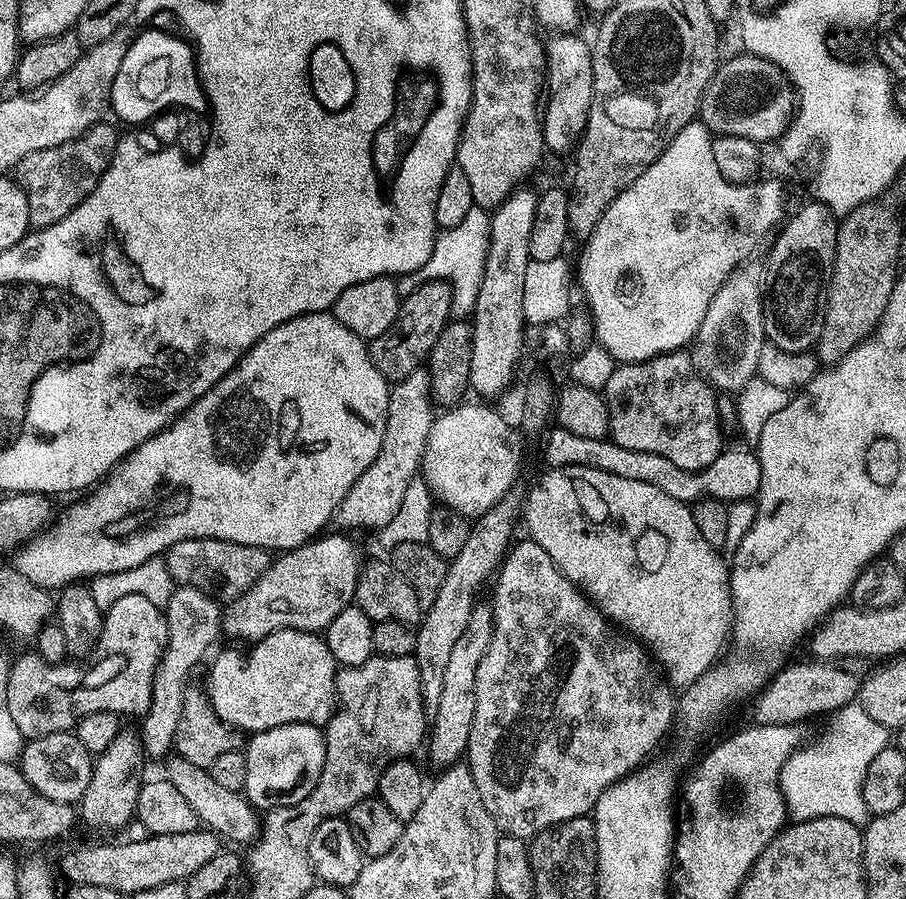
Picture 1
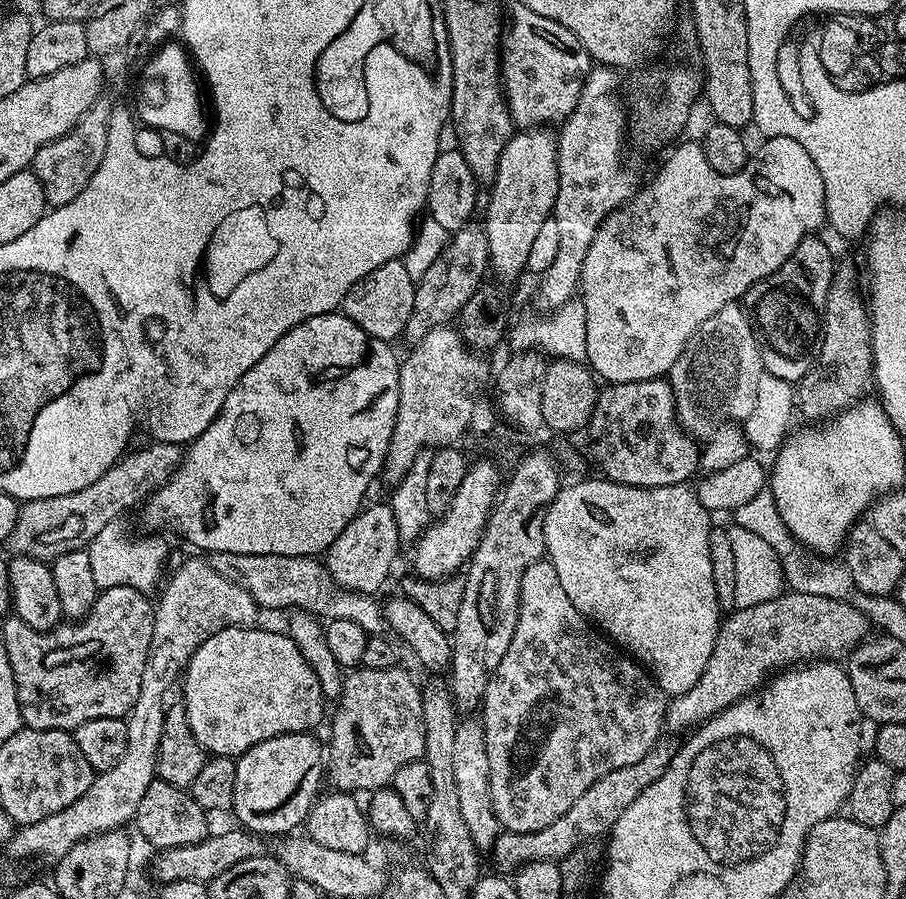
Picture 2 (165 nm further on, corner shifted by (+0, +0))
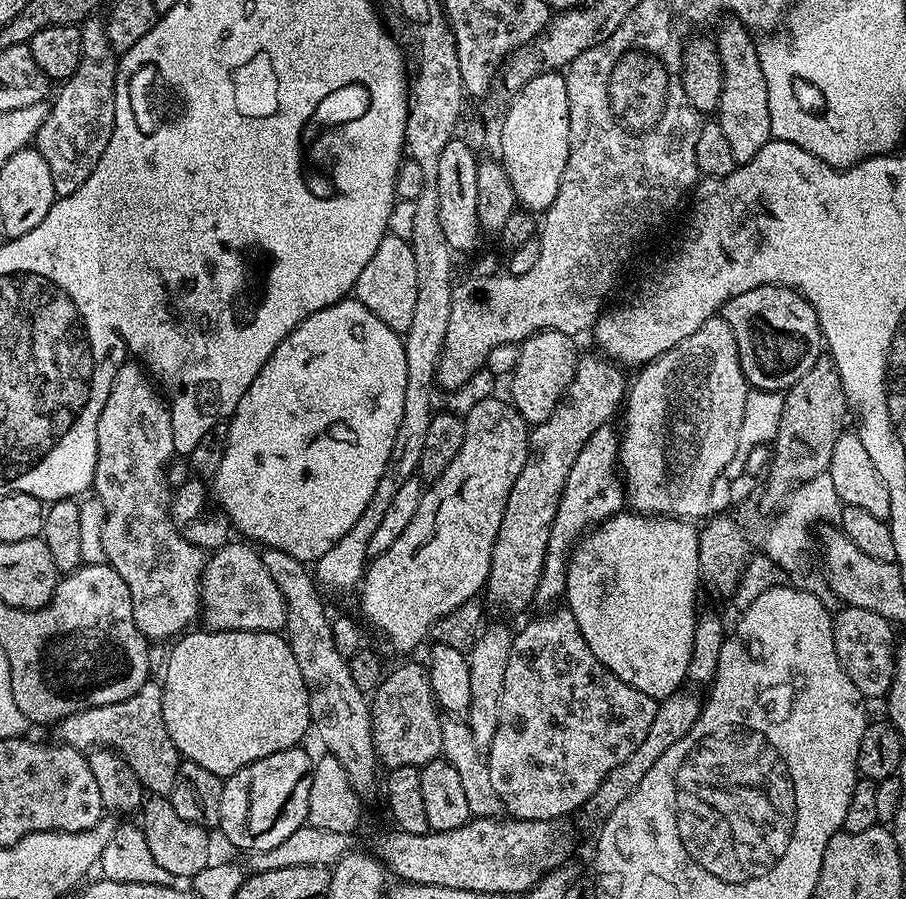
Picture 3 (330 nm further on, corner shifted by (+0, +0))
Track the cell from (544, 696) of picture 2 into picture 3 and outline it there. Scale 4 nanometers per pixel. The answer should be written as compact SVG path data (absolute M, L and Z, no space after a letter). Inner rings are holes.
M560 606L555 610L545 611L544 616L532 620L521 632L517 631L512 638L512 649L510 650L510 662L506 662L506 686L502 686L502 698L500 699L500 713L498 714L498 730L494 730L494 742L486 749L486 759L490 770L490 783L494 785L494 794L502 802L504 812L509 817L518 820L551 820L559 821L559 816L568 816L585 807L588 799L602 786L602 778L619 766L642 746L642 738L646 738L646 730L650 730L650 722L654 722L656 705L658 701L642 694L642 690L634 690L622 678L618 678L594 654L590 654L590 646L586 646L586 638L582 638L582 630L578 630L578 622L574 622L574 614L569 612L567 607Z

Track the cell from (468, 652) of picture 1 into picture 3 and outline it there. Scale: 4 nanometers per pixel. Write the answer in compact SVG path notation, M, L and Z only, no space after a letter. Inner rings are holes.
M603 354L595 355L581 355L574 370L574 382L570 382L554 414L531 429L528 461L522 466L522 474L518 474L518 482L514 482L514 490L510 490L510 498L506 498L502 526L498 526L494 554L490 558L486 596L508 612L520 612L535 601L546 546L550 542L550 526L554 514L558 514L558 498L562 498L562 486L566 486L566 478L570 478L570 470L582 446L586 446L586 438L609 423L616 407L618 412L625 403L626 380L624 384L621 365Z

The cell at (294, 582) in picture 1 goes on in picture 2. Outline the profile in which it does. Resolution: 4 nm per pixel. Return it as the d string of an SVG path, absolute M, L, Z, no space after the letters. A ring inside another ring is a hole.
M371 504L348 523L338 538L334 538L326 553L328 573L351 592L379 593L379 588L387 582L388 575L396 564L396 555L402 550L394 510L390 504Z

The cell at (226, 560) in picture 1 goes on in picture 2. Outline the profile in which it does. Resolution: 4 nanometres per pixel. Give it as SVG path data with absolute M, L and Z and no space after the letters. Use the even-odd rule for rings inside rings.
M214 552L211 553L210 563L214 570L218 570L218 574L222 574L222 578L230 578L230 582L242 586L242 590L249 592L261 609L288 608L287 610L311 612L324 622L358 622L358 626L362 626L362 630L369 634L380 634L385 631L381 601L376 601L377 597L367 592L351 592L348 588L343 588L315 556Z

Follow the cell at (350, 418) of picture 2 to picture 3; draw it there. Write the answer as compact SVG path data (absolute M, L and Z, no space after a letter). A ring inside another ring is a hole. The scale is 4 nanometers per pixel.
M345 298L334 306L326 306L310 314L310 318L303 320L276 347L274 354L270 354L266 366L258 370L258 378L250 382L246 394L242 394L230 417L227 425L228 444L222 454L222 466L218 466L216 475L210 480L210 492L213 497L216 495L220 503L219 511L228 517L229 524L237 533L240 531L244 535L241 537L257 545L286 550L286 554L305 562L322 558L322 554L326 554L326 550L330 550L330 546L334 546L334 542L338 542L338 538L342 538L342 534L354 526L354 521L370 503L370 497L378 486L378 478L382 478L382 470L386 470L386 462L394 446L394 434L398 434L398 422L402 422L402 402L406 402L406 350L401 333L390 330L390 326L386 326L378 314L370 314L370 310L366 310L366 306L362 306L362 302L355 298Z

